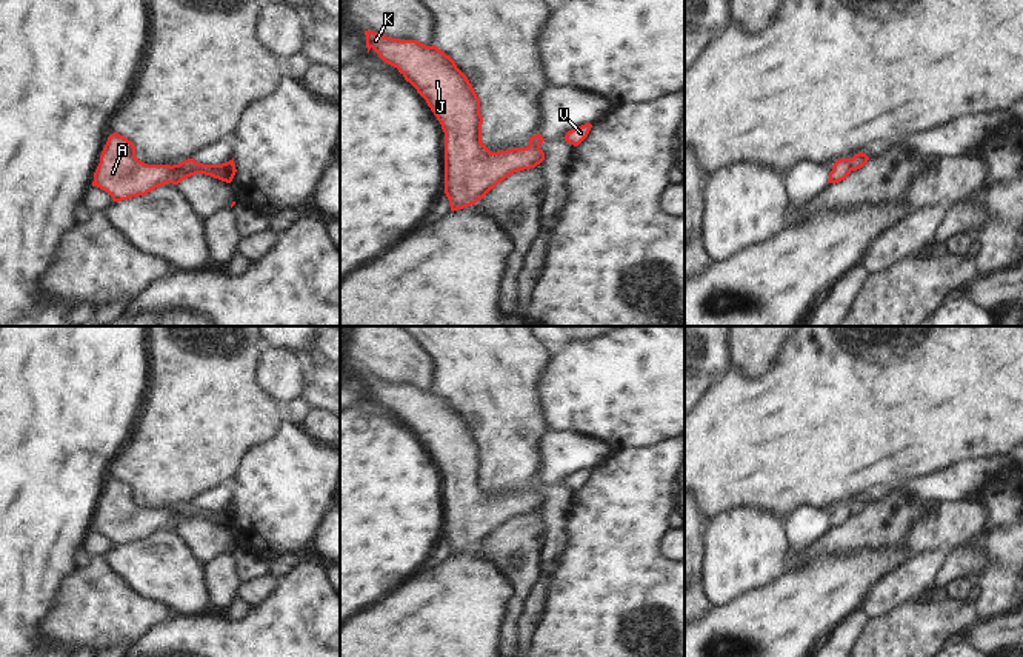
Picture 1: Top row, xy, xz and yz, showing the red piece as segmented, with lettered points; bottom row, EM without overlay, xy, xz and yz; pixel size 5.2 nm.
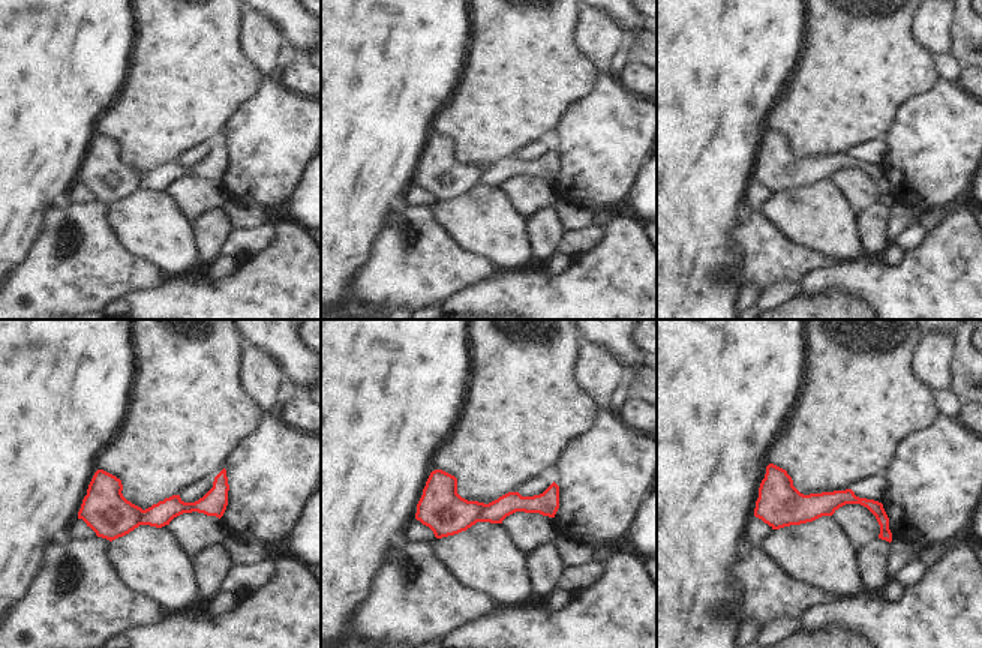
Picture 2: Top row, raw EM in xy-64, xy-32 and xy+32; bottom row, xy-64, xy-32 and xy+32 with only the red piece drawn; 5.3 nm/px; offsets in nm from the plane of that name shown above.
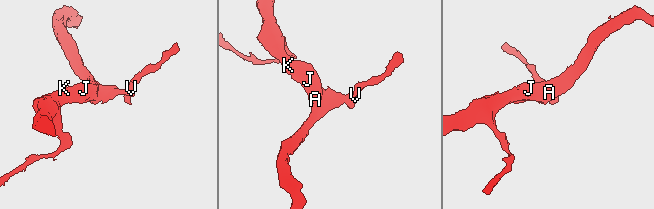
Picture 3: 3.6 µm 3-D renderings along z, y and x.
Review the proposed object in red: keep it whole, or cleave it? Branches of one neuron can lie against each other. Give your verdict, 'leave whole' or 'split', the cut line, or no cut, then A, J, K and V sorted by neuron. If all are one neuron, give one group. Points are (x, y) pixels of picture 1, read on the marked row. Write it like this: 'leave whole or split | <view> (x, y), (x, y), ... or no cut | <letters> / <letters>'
split | xy (185, 162), (168, 182) | A J K / V

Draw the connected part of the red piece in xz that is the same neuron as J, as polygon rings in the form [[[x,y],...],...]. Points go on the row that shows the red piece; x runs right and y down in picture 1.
[[[365,31],[365,35],[368,52],[372,48],[385,63],[397,68],[405,80],[426,100],[442,125],[445,132],[445,194],[451,211],[475,205],[506,177],[535,168],[545,160],[540,146],[491,152],[483,145],[480,98],[455,62],[435,45],[426,46],[417,40],[392,38],[374,31]]]

